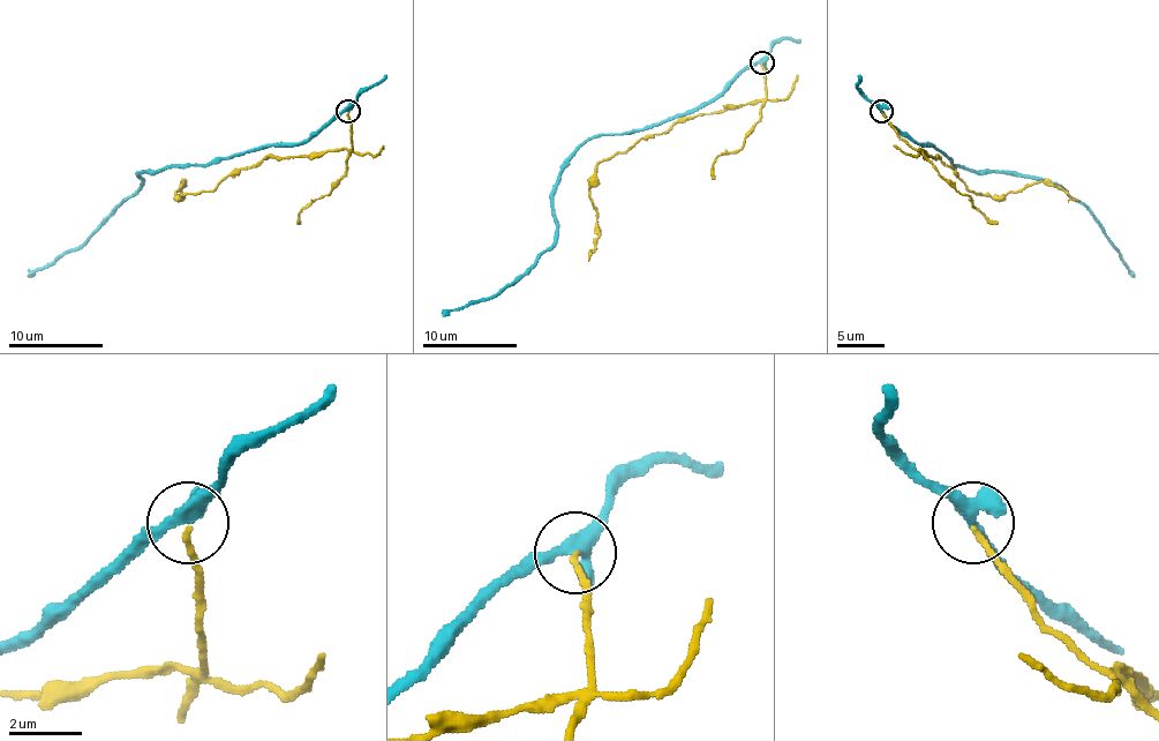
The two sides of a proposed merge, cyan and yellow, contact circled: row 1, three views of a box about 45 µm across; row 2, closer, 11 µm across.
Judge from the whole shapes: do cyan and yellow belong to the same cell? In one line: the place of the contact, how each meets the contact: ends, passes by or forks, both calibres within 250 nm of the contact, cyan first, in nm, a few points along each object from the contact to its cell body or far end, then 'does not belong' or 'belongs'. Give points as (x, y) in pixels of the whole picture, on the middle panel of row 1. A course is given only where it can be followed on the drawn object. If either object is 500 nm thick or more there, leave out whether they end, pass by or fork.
(762, 62) | cyan passes by | yellow ends | 400/170 nm | cyan via (761, 62), (683, 112), (581, 146), (552, 197), (557, 240), (490, 298), (441, 312) | yellow via (761, 62), (766, 95), (678, 119), (602, 159), (591, 188), (597, 233), (588, 262) | does not belong

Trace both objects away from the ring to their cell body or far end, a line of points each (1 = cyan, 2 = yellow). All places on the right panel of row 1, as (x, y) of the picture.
1: (881, 110), (917, 143), (931, 143), (951, 165), (1059, 184), (1092, 215), (1126, 262), (1130, 277)
2: (881, 112), (913, 148), (938, 158), (971, 191), (1002, 195), (1052, 181), (1081, 201)

